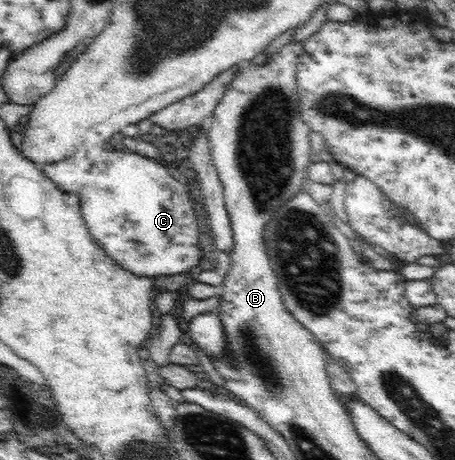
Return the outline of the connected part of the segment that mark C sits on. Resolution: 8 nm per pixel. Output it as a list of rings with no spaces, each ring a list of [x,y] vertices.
[[[121,153],[119,159],[107,165],[103,177],[99,177],[93,187],[79,191],[81,219],[92,235],[93,242],[101,247],[102,253],[113,258],[124,270],[141,277],[186,273],[199,265],[199,239],[202,237],[187,190],[183,183],[169,175],[163,165],[137,153]]]

